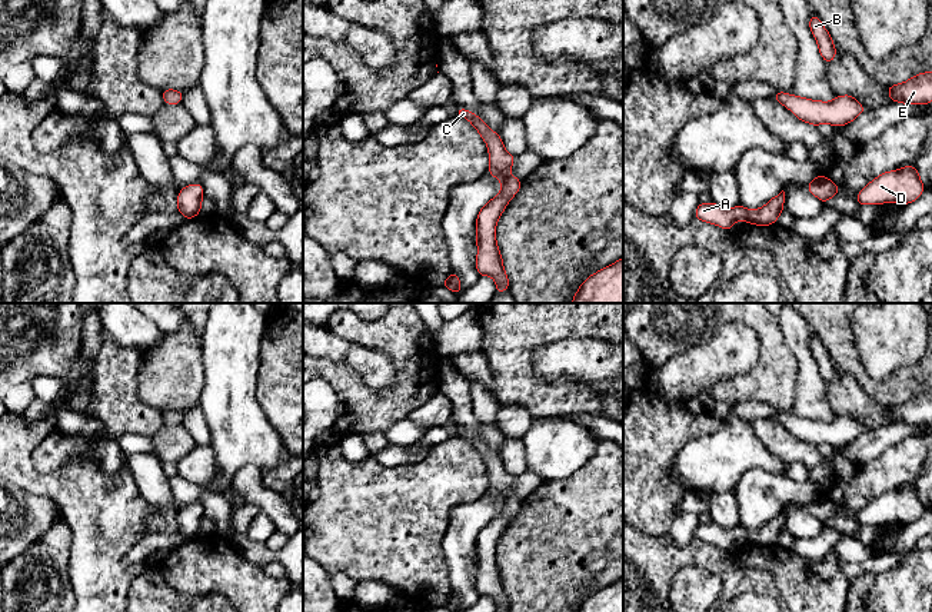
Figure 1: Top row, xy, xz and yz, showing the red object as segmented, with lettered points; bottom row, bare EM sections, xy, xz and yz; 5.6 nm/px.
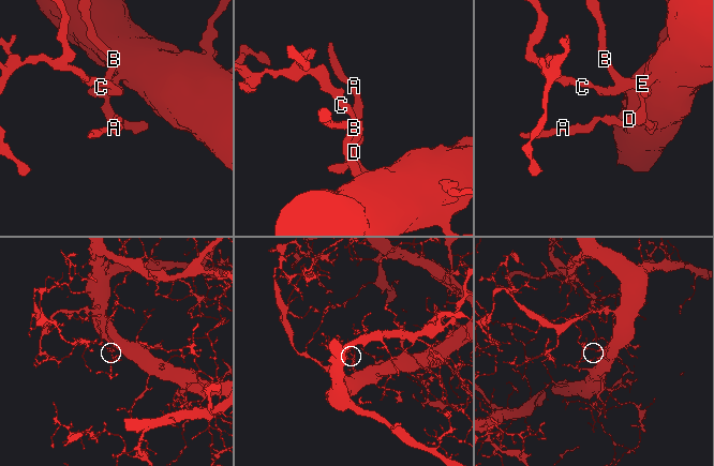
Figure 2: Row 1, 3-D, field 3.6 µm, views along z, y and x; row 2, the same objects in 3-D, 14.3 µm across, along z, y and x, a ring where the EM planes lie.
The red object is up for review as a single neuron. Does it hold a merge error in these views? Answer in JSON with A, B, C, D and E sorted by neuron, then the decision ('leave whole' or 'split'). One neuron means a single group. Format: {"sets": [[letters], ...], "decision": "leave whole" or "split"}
{"sets": [["A", "B", "C", "D", "E"]], "decision": "leave whole"}

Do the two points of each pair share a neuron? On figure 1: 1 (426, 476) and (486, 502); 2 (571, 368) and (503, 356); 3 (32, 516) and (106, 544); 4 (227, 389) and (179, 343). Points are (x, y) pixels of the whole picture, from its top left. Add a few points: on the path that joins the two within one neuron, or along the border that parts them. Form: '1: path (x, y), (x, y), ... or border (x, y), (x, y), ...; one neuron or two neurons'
1: border (486, 489), (473, 501), (458, 504), (449, 518); two neurons
2: border (558, 339), (533, 349), (532, 373), (539, 381); two neurons
3: border (35, 495), (49, 495), (56, 502), (62, 516); two neurons
4: border (202, 341), (203, 389), (199, 399); two neurons

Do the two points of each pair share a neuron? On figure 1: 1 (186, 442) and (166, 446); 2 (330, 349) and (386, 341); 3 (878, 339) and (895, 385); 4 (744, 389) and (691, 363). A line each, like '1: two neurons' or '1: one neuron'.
1: one neuron
2: two neurons
3: two neurons
4: two neurons

